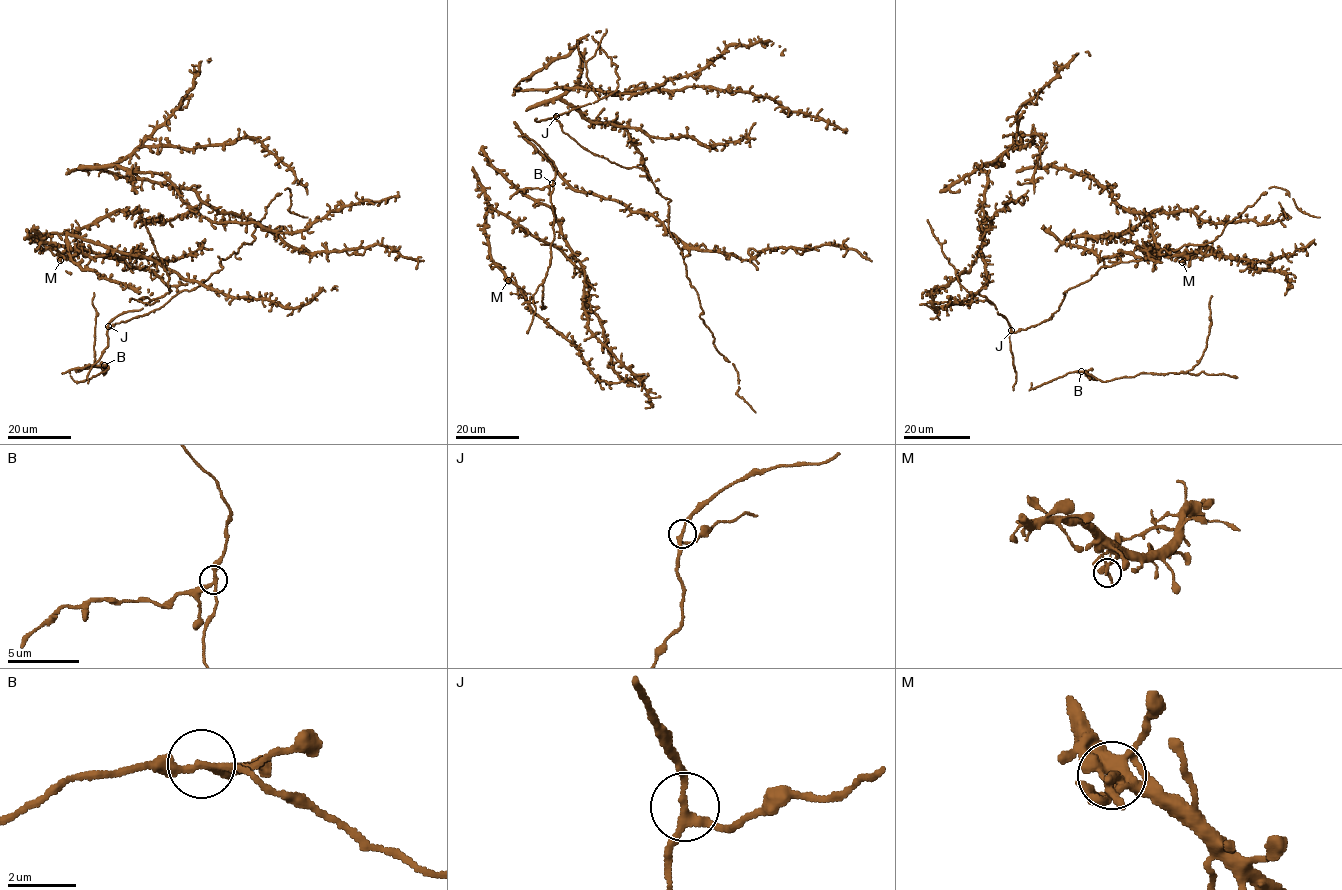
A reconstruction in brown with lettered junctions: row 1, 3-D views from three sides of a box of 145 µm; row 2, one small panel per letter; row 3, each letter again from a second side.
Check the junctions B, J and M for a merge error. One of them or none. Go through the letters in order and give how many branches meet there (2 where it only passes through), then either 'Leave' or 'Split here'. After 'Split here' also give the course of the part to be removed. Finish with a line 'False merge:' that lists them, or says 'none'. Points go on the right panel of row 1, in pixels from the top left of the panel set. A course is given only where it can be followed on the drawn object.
B: Branches: 3. Split here. Course of the part to remove: (1081, 371), (1097, 380)
J: Branches: 3. Leave
M: Branches: 3. Leave
False merge: B

